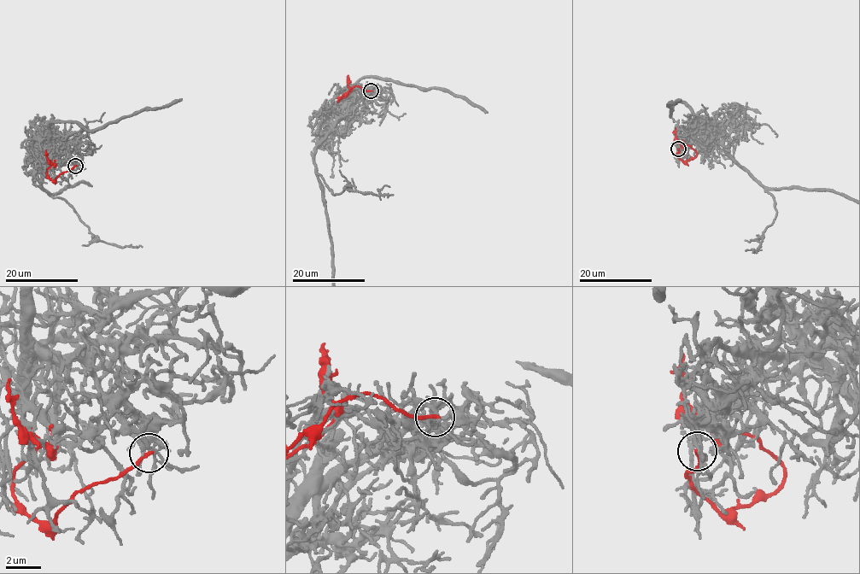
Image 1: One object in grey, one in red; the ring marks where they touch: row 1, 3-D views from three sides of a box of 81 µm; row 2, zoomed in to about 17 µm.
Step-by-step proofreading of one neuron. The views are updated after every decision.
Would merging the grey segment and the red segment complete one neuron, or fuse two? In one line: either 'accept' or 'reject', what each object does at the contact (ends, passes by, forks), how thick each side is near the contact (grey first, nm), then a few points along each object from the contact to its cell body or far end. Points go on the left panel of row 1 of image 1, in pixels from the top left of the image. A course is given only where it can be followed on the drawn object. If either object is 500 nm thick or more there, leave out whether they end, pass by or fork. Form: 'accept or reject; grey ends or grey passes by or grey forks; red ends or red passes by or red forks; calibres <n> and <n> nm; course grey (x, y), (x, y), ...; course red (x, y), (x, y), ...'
reject; grey forks; red ends; calibres 160 and 200 nm; course red (75, 165), (61, 172), (55, 180), (50, 179), (46, 170), (54, 164), (47, 159), (46, 149)

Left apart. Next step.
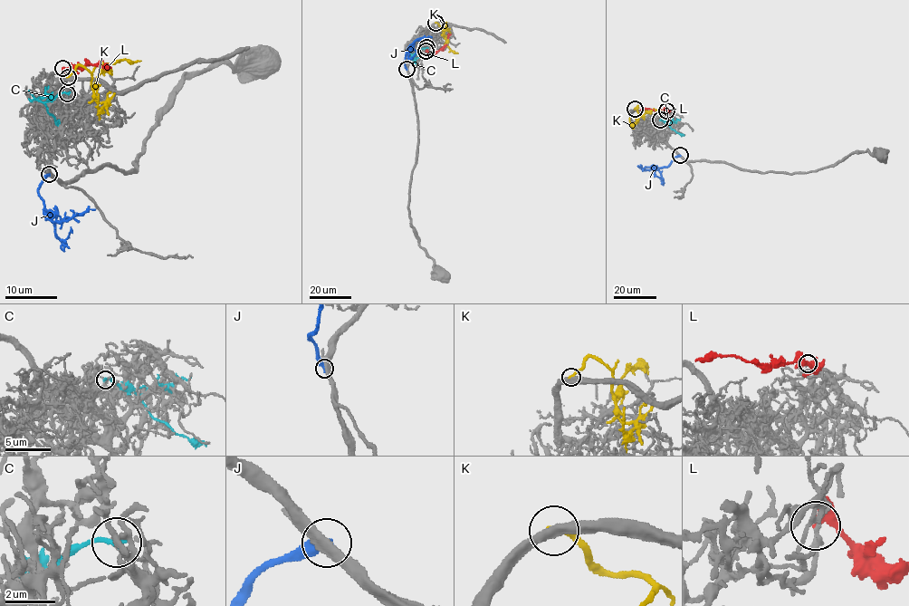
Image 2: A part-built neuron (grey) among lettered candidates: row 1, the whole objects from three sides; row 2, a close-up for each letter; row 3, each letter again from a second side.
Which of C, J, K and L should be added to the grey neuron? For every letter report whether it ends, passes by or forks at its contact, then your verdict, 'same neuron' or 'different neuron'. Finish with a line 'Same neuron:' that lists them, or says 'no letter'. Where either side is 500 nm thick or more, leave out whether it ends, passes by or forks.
C: it ends there; different neuron
J: it ends there; different neuron
K: it ends there; different neuron
L: it passes by; different neuron
Same neuron: no letter

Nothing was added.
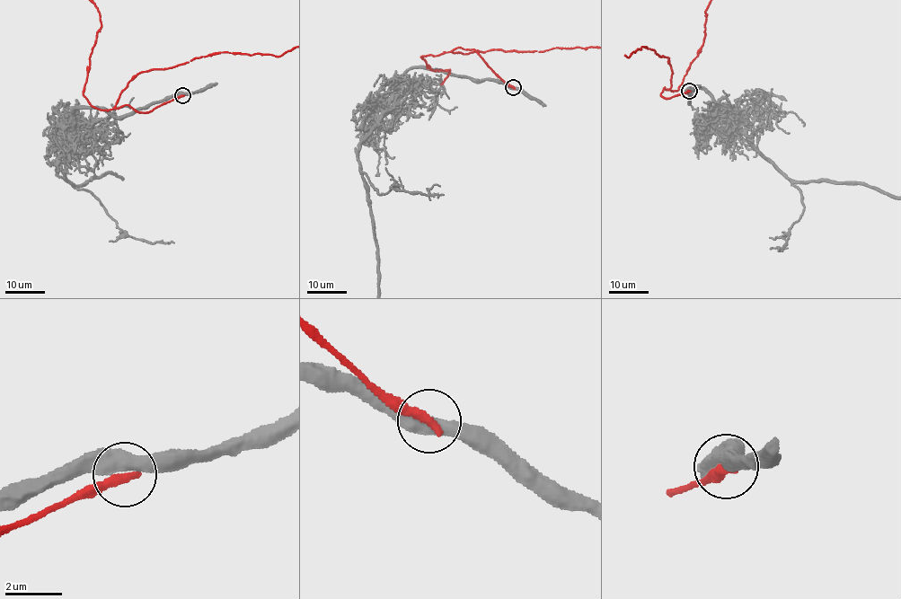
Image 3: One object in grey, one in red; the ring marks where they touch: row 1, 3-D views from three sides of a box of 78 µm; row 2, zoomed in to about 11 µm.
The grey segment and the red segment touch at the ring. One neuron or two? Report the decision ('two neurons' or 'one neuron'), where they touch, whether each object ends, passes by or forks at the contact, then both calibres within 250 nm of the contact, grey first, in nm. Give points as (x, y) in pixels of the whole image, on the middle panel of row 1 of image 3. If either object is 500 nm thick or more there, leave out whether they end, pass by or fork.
two neurons; at (513, 87); 500 nm thick on the grey side, 360 nm on the other

